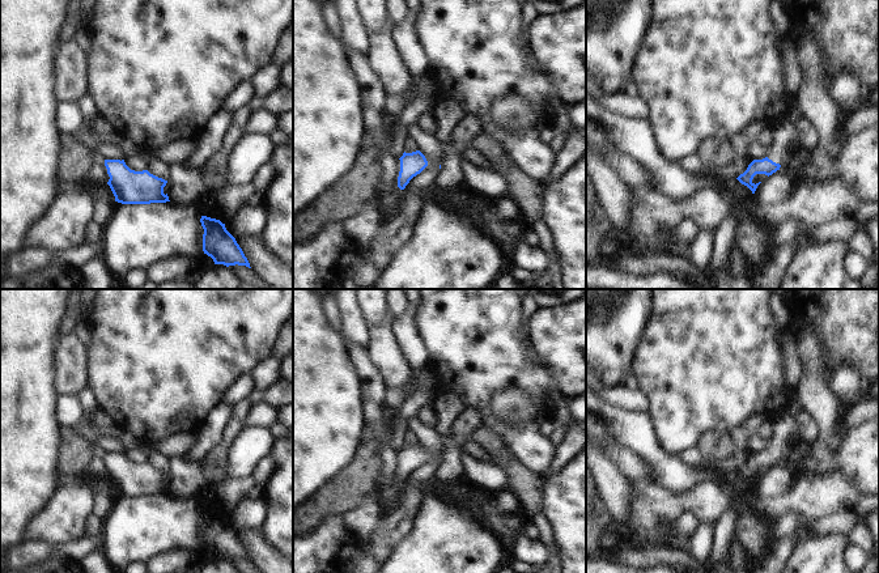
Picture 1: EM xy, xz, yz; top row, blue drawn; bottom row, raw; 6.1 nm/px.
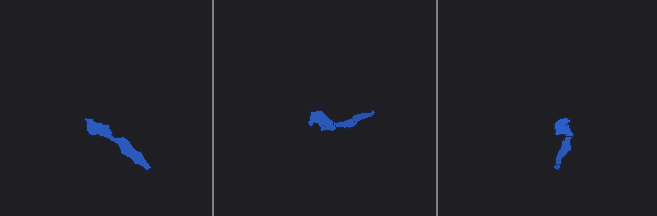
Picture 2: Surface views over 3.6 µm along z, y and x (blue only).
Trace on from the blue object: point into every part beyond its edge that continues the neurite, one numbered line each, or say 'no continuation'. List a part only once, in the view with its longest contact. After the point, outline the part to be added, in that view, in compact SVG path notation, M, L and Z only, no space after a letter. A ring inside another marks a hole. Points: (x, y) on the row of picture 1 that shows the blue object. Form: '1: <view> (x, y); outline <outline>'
1: yz (788, 139); outline M790 122L780 131L774 131L774 133L777 143L770 147L768 158L781 165L786 156L802 149L799 143L799 132L794 123Z

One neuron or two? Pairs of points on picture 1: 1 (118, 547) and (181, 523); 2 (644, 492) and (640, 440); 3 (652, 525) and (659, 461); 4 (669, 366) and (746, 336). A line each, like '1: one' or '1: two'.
1: one
2: two
3: two
4: one

